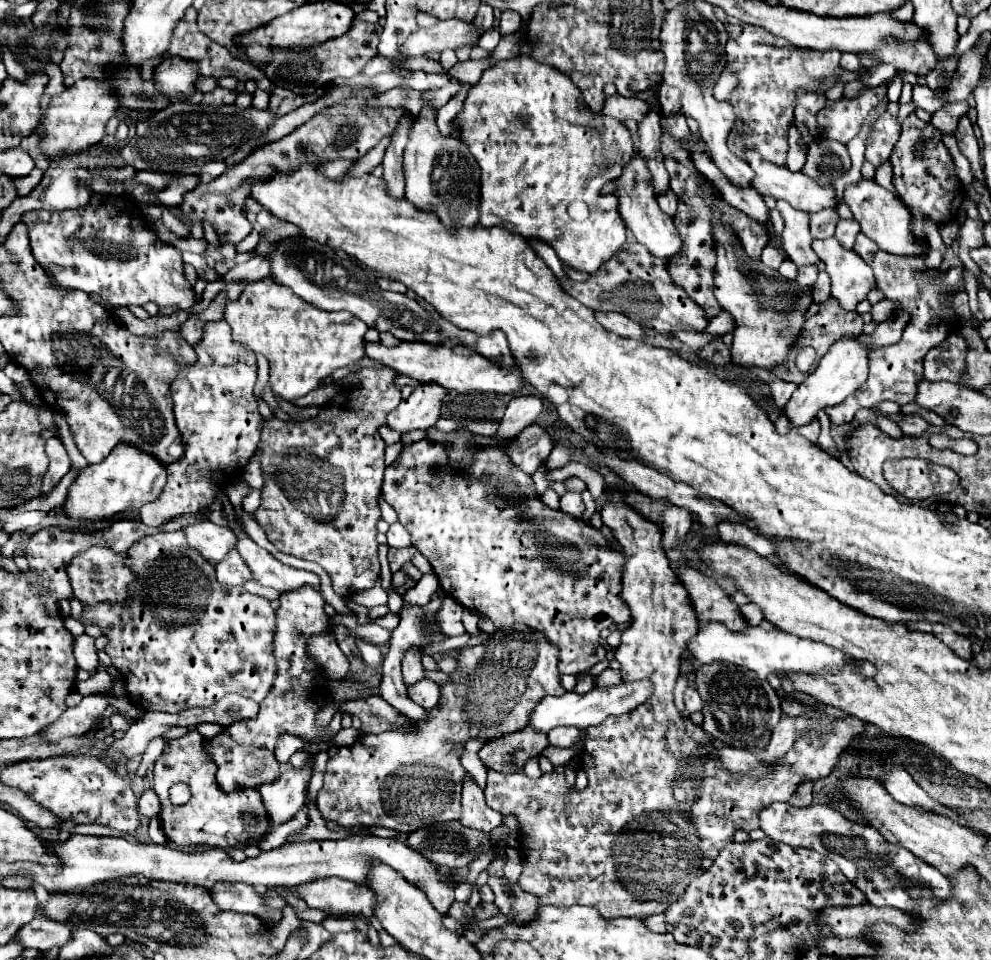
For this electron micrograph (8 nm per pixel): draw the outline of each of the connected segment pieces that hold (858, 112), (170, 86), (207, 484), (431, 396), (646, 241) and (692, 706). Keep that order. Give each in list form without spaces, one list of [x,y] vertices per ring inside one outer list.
[[[883,83],[881,87],[861,91],[855,99],[843,97],[839,101],[827,101],[817,117],[819,137],[849,143],[859,133],[867,113],[887,95],[887,87],[889,83]]]
[[[165,55],[153,79],[161,93],[173,95],[173,99],[185,99],[195,91],[195,65],[193,61]]]
[[[225,319],[207,323],[207,329],[203,329],[203,341],[195,345],[195,353],[195,365],[183,369],[171,383],[171,397],[175,403],[173,411],[179,433],[185,443],[185,457],[167,467],[167,485],[163,493],[153,503],[147,503],[143,505],[143,509],[139,509],[139,519],[149,527],[159,527],[177,515],[197,513],[209,507],[215,501],[215,493],[241,475],[243,467],[253,457],[259,443],[261,415],[253,397],[253,387],[257,381],[255,353],[251,353],[251,349],[243,349],[243,345],[239,345],[239,341],[231,337],[231,327]]]
[[[421,383],[413,389],[413,393],[399,403],[395,411],[387,415],[387,425],[397,429],[399,433],[413,429],[429,429],[441,417],[441,403],[447,391],[441,385]]]
[[[633,155],[629,165],[623,169],[623,175],[619,179],[615,179],[613,183],[617,185],[615,197],[619,199],[619,213],[621,213],[623,221],[627,223],[627,227],[631,229],[631,233],[635,235],[635,239],[641,245],[645,245],[651,251],[651,255],[661,257],[663,261],[669,261],[671,257],[675,257],[675,253],[679,253],[681,239],[673,225],[673,219],[667,217],[665,213],[661,213],[661,209],[657,205],[653,185],[651,185],[651,175],[647,169],[647,159]]]
[[[689,687],[689,689],[685,691],[685,709],[687,709],[689,713],[695,713],[695,711],[701,709],[701,697],[699,697],[699,693],[697,693],[693,687]]]

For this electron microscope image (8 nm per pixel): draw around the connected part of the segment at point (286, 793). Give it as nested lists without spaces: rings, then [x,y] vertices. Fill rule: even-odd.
[[[309,753],[307,763],[303,767],[287,769],[273,783],[265,783],[259,787],[259,793],[269,813],[271,827],[289,821],[299,809],[303,809],[311,773],[313,773],[313,753]]]

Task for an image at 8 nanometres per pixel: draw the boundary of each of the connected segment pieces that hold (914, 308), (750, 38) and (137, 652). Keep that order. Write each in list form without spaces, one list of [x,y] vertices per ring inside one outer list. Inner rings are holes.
[[[859,233],[853,251],[873,269],[877,277],[877,289],[885,293],[887,299],[901,301],[903,309],[911,313],[911,321],[905,325],[903,337],[899,343],[883,349],[873,349],[869,353],[869,377],[867,381],[851,395],[847,401],[841,401],[839,405],[833,405],[831,409],[825,409],[833,425],[851,423],[855,413],[863,407],[873,407],[881,401],[895,401],[897,405],[911,403],[917,393],[917,383],[923,379],[923,357],[925,353],[939,345],[943,339],[947,339],[947,333],[953,331],[955,323],[955,311],[951,305],[941,305],[941,283],[943,277],[939,277],[937,285],[929,283],[929,277],[935,275],[935,271],[925,271],[925,259],[923,257],[897,257],[891,253],[881,251],[869,237]]]
[[[747,25],[747,31],[743,31],[741,37],[727,41],[725,55],[725,67],[739,79],[739,85],[727,97],[727,103],[735,107],[735,125],[731,129],[731,137],[727,137],[727,145],[731,153],[735,151],[737,157],[743,161],[747,159],[745,151],[755,149],[761,153],[763,159],[785,165],[789,149],[787,131],[797,101],[795,91],[799,87],[809,87],[817,91],[827,75],[839,75],[841,85],[847,81],[855,81],[857,77],[857,73],[839,67],[839,49],[829,49],[823,53],[815,49],[799,49],[791,43],[787,45],[787,41],[783,41],[781,37],[773,37],[765,29],[753,25]]]
[[[173,531],[173,533],[155,533],[155,535],[149,535],[149,537],[143,537],[139,543],[131,545],[129,551],[127,551],[127,567],[131,569],[131,573],[135,573],[135,577],[139,577],[139,581],[131,581],[131,609],[119,609],[115,605],[95,605],[95,607],[83,607],[81,611],[81,621],[83,623],[93,623],[97,625],[103,635],[109,639],[107,641],[107,647],[105,647],[105,653],[111,657],[111,663],[113,667],[119,671],[125,687],[127,687],[127,695],[129,699],[145,709],[145,711],[165,711],[165,713],[181,713],[185,709],[191,709],[191,707],[209,707],[213,705],[215,701],[219,701],[223,695],[227,693],[239,693],[243,697],[249,697],[257,703],[261,703],[271,685],[273,685],[273,677],[275,677],[275,657],[273,657],[273,647],[271,647],[271,639],[273,639],[273,633],[275,633],[275,611],[271,609],[269,601],[265,601],[263,597],[255,597],[251,593],[247,593],[243,587],[231,587],[231,589],[223,589],[215,577],[215,567],[203,559],[201,553],[195,553],[195,549],[191,549],[183,537],[183,531]],[[167,617],[191,617],[191,623],[187,625],[171,625],[167,627],[165,625],[165,619]]]

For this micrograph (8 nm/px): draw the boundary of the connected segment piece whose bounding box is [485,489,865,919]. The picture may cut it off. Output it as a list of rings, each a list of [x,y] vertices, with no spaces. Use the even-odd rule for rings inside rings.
[[[611,489],[609,493],[609,503],[603,507],[601,511],[601,517],[603,517],[603,523],[613,531],[615,535],[615,541],[617,545],[621,547],[621,553],[625,557],[625,565],[623,565],[623,591],[621,591],[621,597],[623,601],[627,603],[627,607],[631,609],[631,617],[633,617],[633,625],[629,629],[625,629],[621,633],[621,643],[617,647],[617,653],[615,653],[615,659],[621,663],[621,677],[623,681],[637,681],[637,679],[649,679],[653,681],[655,685],[655,693],[651,695],[651,699],[643,705],[639,705],[637,709],[633,709],[631,713],[627,715],[619,715],[619,717],[607,717],[607,721],[603,721],[603,725],[597,725],[597,727],[591,727],[587,729],[587,739],[583,745],[587,745],[587,751],[583,753],[583,771],[587,773],[589,777],[589,785],[587,789],[583,791],[575,791],[575,789],[569,789],[567,791],[567,783],[565,783],[565,777],[563,775],[555,775],[553,773],[545,773],[541,779],[533,781],[529,779],[525,773],[497,773],[497,771],[487,771],[487,789],[485,789],[485,797],[487,797],[487,805],[495,811],[499,811],[503,817],[507,815],[515,815],[521,823],[521,849],[525,853],[525,867],[523,867],[523,873],[519,877],[519,887],[531,895],[535,895],[541,903],[549,903],[549,905],[565,905],[565,907],[571,907],[571,905],[587,905],[587,907],[595,907],[599,911],[601,917],[607,917],[607,919],[617,919],[617,917],[637,917],[637,919],[643,919],[647,915],[655,915],[655,913],[663,913],[665,907],[667,907],[667,899],[669,903],[673,903],[679,895],[683,895],[683,891],[687,889],[689,885],[689,875],[699,875],[703,871],[707,871],[711,867],[711,861],[719,855],[719,851],[723,849],[723,845],[731,843],[733,841],[733,835],[735,831],[739,829],[757,829],[759,827],[759,809],[763,805],[769,805],[773,801],[779,801],[779,799],[789,799],[795,789],[803,783],[803,781],[817,781],[817,779],[823,779],[827,777],[835,765],[839,763],[839,755],[847,749],[847,745],[851,743],[853,737],[857,737],[859,733],[865,731],[865,723],[859,721],[857,717],[845,717],[845,719],[835,719],[831,729],[829,731],[801,731],[797,735],[797,741],[793,743],[791,751],[785,755],[785,759],[779,763],[779,765],[773,765],[773,771],[771,771],[771,777],[739,777],[737,773],[731,773],[729,769],[723,769],[723,765],[719,765],[719,761],[709,761],[707,759],[707,739],[709,735],[699,727],[699,725],[693,725],[689,719],[681,717],[681,713],[675,709],[673,705],[673,689],[675,689],[675,683],[677,683],[677,677],[681,673],[681,655],[685,653],[687,649],[687,641],[697,633],[697,617],[693,613],[693,609],[689,607],[689,597],[687,597],[687,589],[685,585],[681,583],[679,575],[671,569],[669,565],[669,559],[665,555],[665,549],[661,545],[661,529],[659,525],[647,521],[645,517],[641,517],[639,513],[635,513],[633,509],[629,509],[623,501],[625,493],[617,491],[617,489]]]

